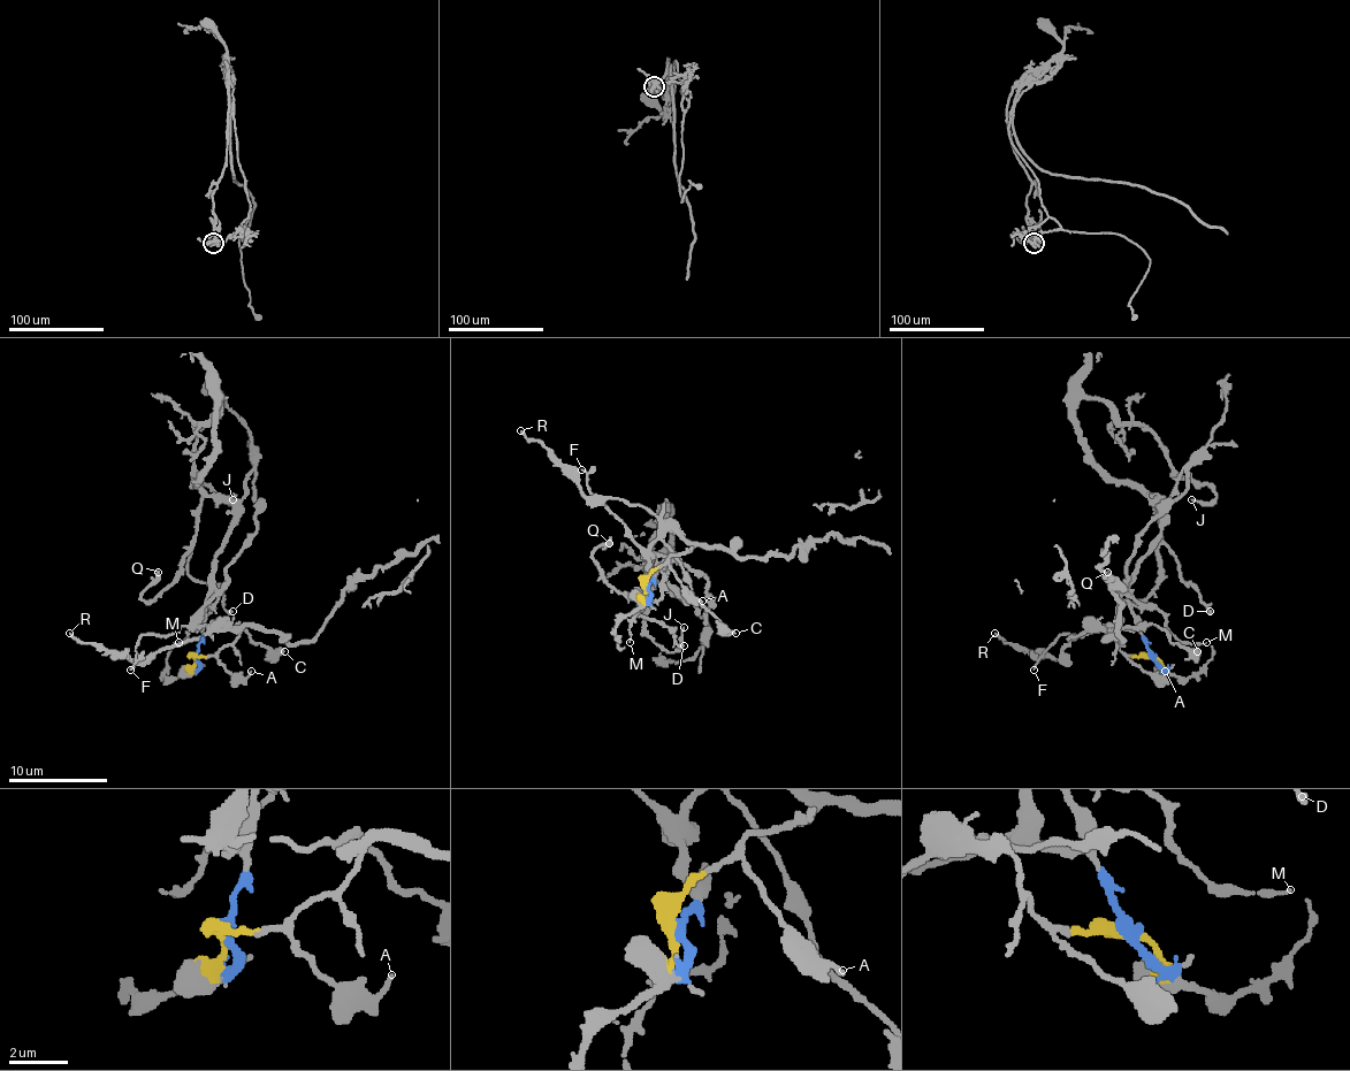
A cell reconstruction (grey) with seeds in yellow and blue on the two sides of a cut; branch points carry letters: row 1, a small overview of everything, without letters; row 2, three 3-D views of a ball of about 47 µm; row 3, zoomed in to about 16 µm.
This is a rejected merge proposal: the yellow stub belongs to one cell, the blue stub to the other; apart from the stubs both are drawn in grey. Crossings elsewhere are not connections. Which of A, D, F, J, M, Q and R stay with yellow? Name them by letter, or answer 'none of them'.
A, R

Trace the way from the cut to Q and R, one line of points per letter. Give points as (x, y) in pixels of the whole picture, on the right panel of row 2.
Q: (1151, 655), (1129, 576), (1161, 532), (1164, 505), (1149, 495), (1161, 525), (1158, 583), (1127, 601), (1106, 572)
R: (1151, 655), (1127, 655), (1112, 630), (1084, 630), (1062, 648), (1060, 660), (1035, 658), (1006, 643), (996, 633)

